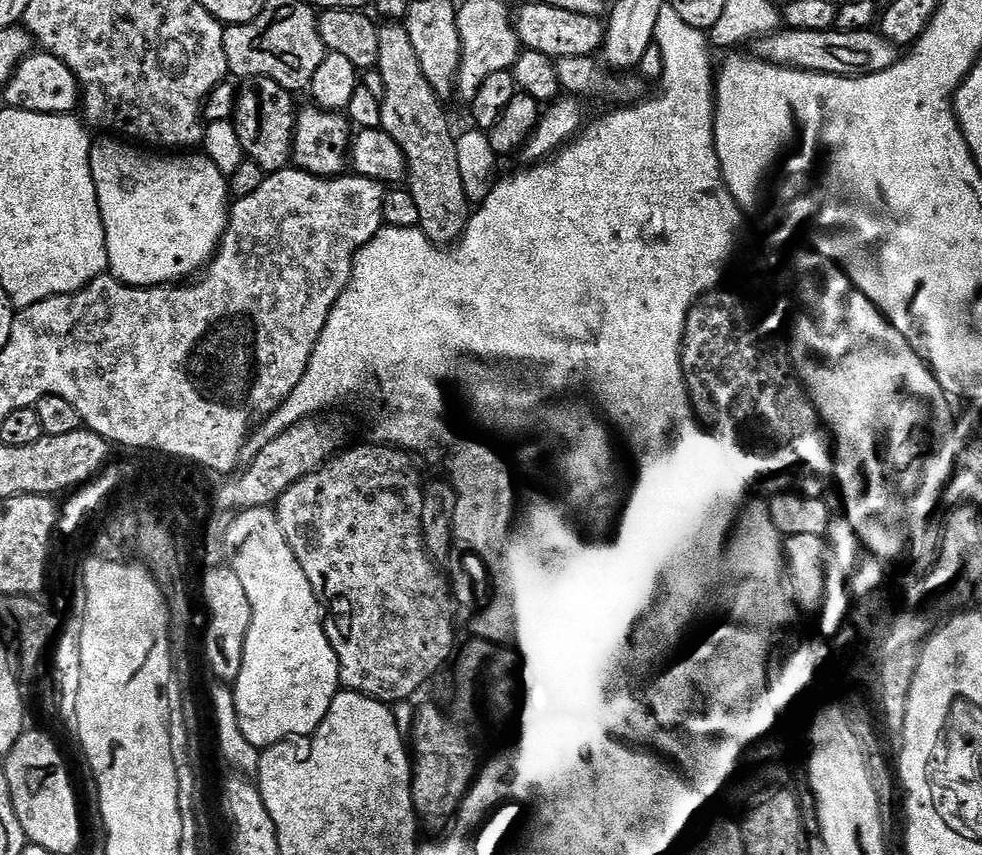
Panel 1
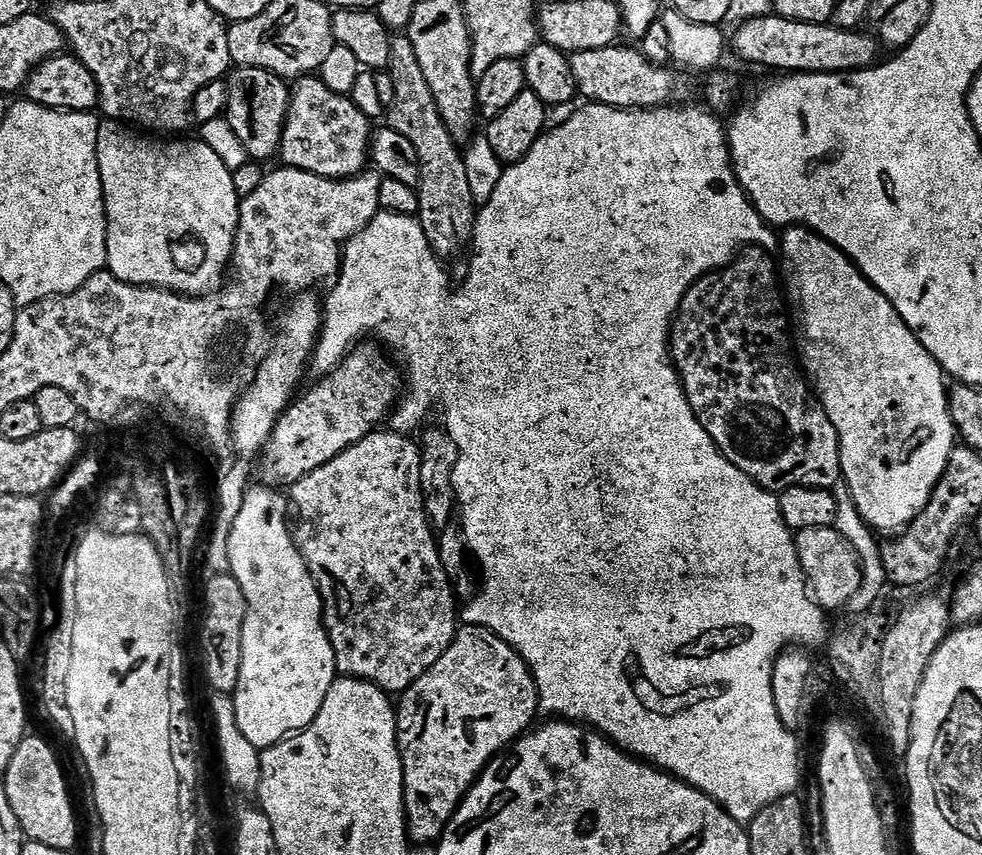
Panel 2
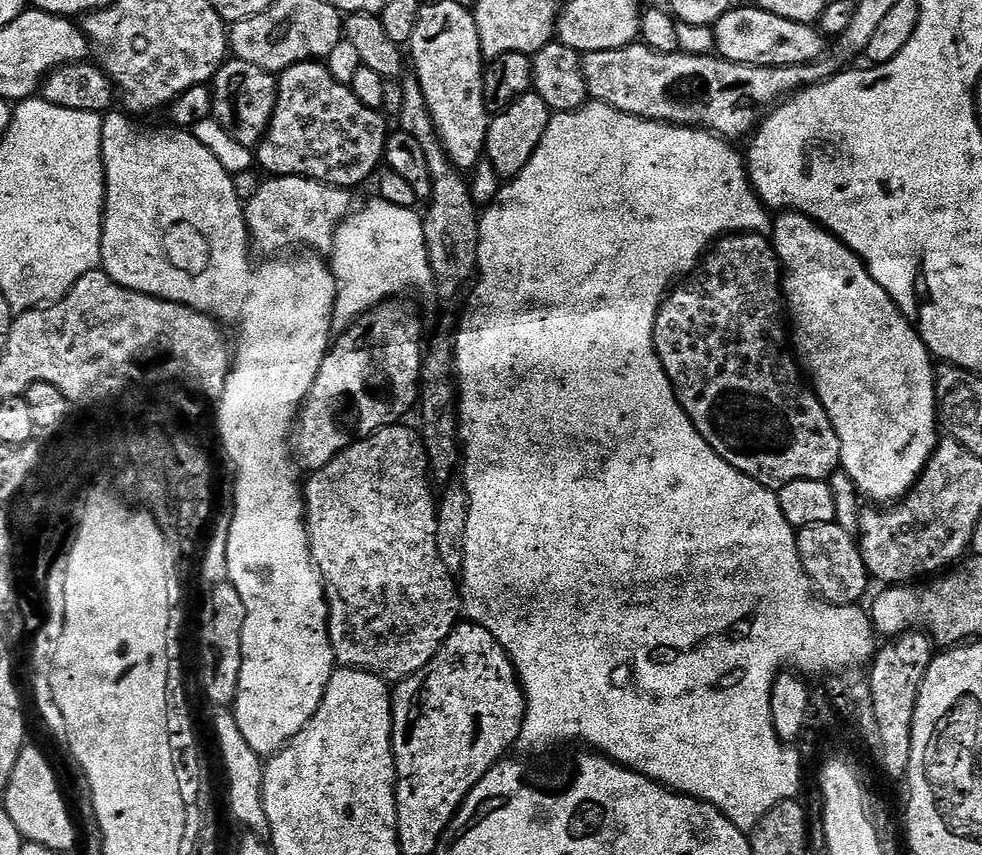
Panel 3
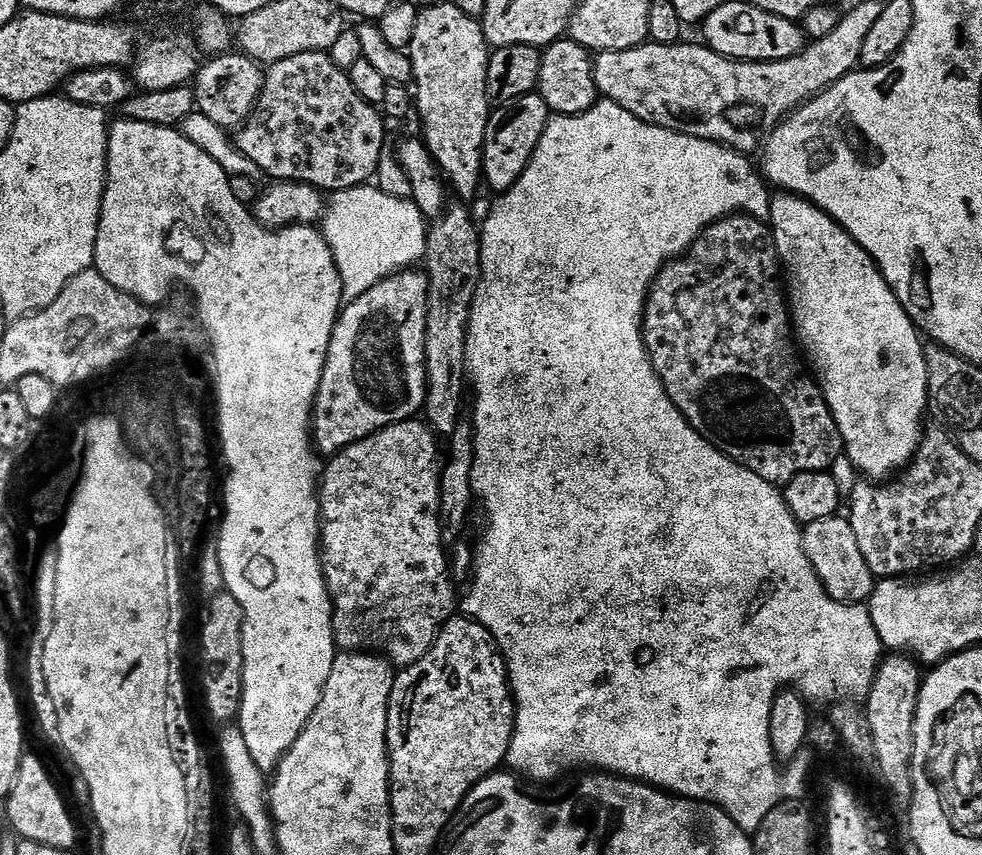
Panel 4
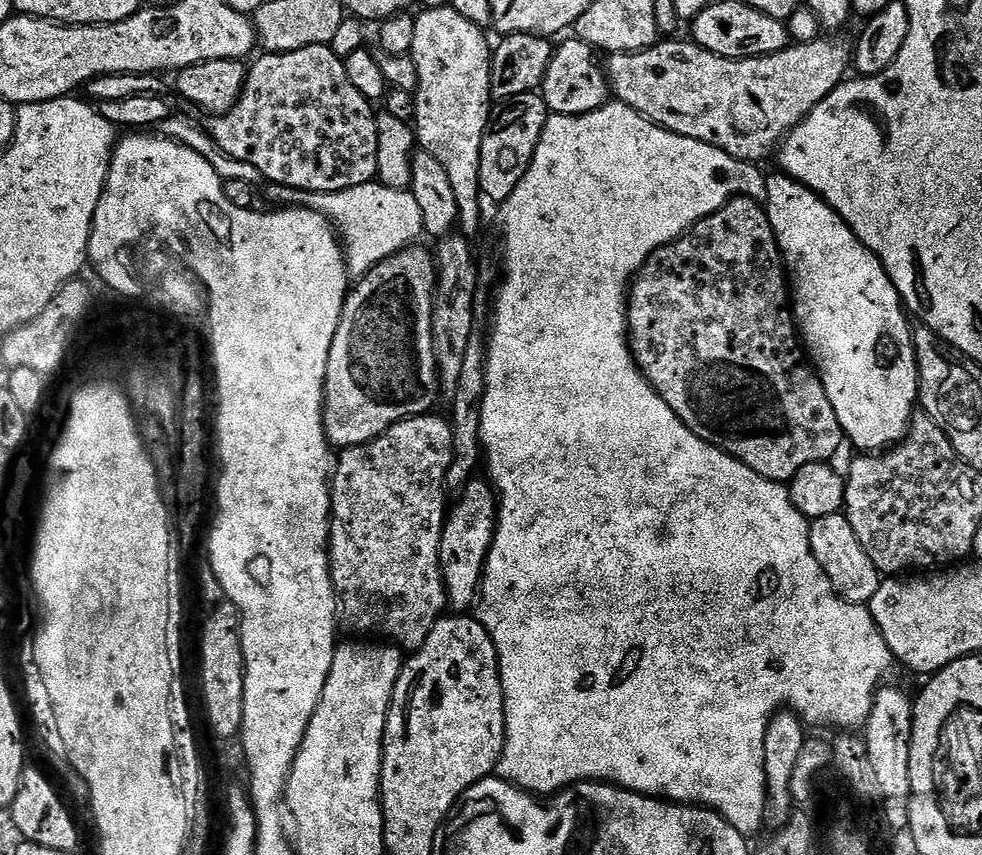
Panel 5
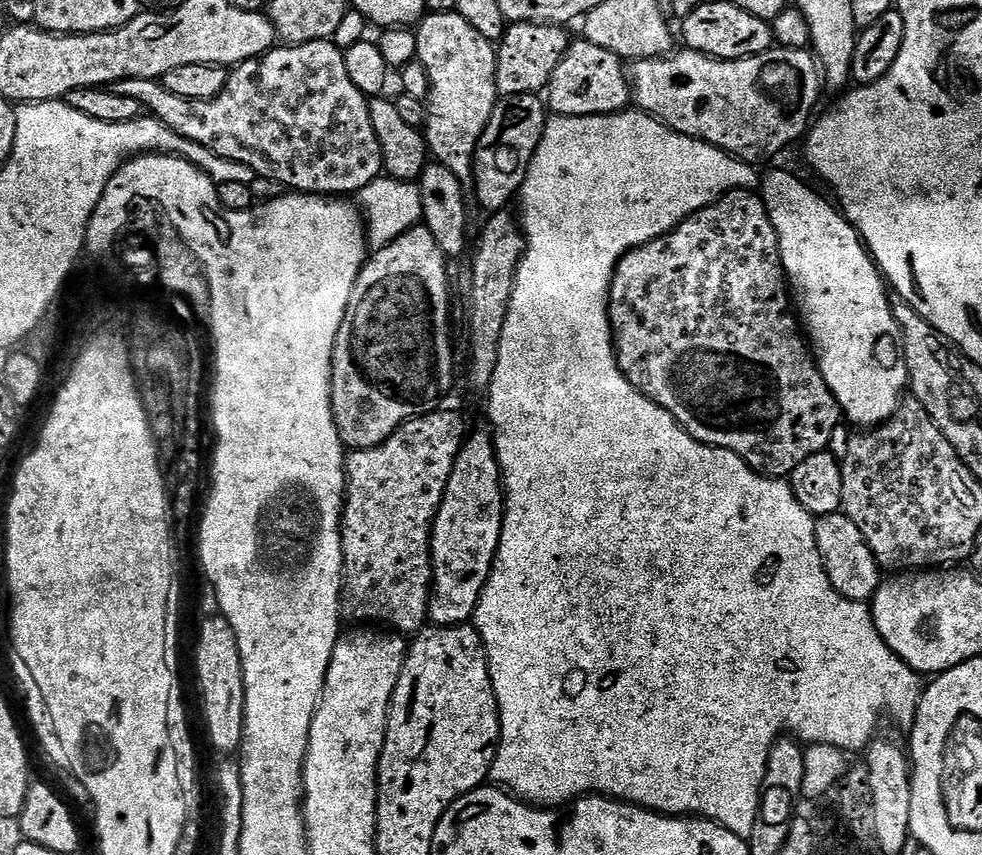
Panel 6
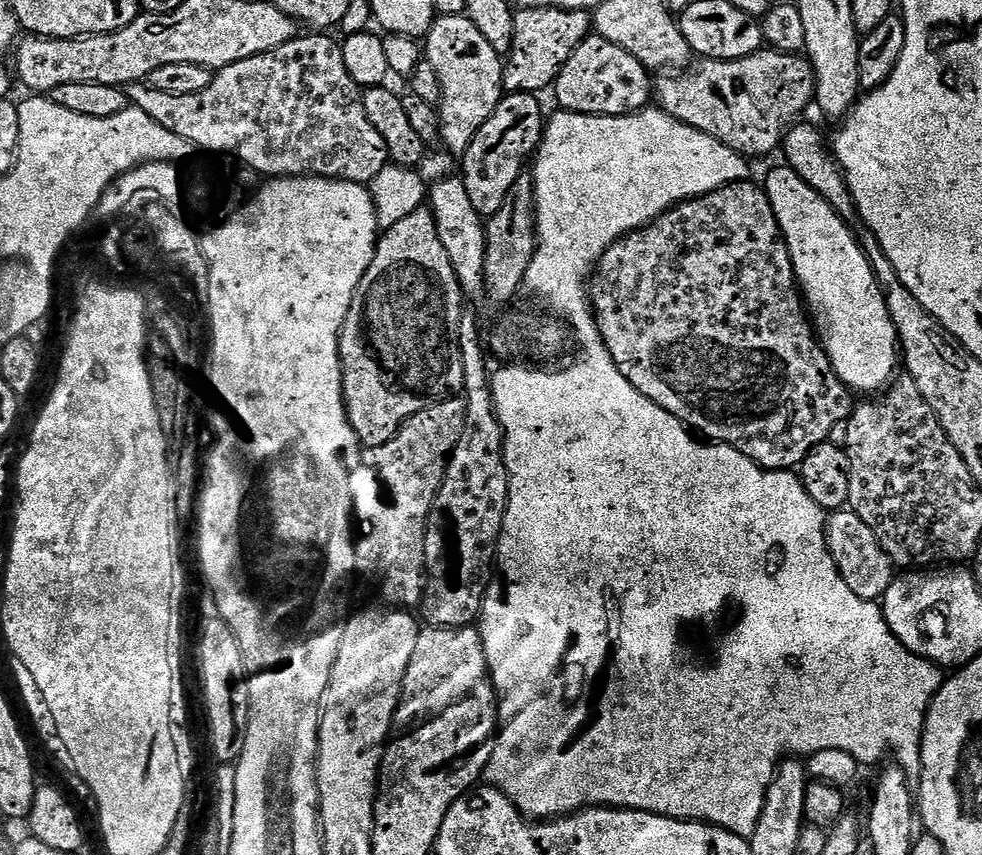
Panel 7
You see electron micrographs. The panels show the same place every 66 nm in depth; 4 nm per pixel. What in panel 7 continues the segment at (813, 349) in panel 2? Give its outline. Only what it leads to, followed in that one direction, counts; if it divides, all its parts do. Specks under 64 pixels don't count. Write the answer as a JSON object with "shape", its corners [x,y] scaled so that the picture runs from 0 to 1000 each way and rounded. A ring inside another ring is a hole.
{"shape":[[[795,194],[788,198],[776,212],[776,219],[784,232],[788,255],[792,260],[794,273],[798,275],[807,303],[811,330],[821,364],[835,401],[839,404],[839,412],[845,419],[847,432],[850,433],[856,449],[869,460],[895,460],[903,454],[913,439],[912,426],[914,430],[919,413],[916,396],[912,393],[912,382],[902,363],[902,353],[896,342],[896,331],[892,329],[888,309],[876,290],[873,273],[868,273],[864,268],[867,265],[849,247],[845,236],[841,236],[841,232],[833,227],[833,222],[821,218],[821,213],[817,213],[817,208],[813,208],[813,204],[807,196]]]}

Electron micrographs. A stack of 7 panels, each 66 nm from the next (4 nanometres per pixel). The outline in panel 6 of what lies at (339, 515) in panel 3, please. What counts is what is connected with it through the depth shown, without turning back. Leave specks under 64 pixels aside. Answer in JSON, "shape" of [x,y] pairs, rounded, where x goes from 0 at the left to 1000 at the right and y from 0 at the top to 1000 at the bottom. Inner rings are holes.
{"shape":[[[445,480],[433,487],[423,487],[420,491],[407,497],[393,517],[384,524],[368,524],[359,527],[352,538],[352,584],[350,587],[350,606],[346,614],[348,625],[348,648],[350,649],[350,687],[348,689],[348,716],[358,725],[376,725],[379,730],[392,730],[392,736],[402,737],[407,742],[423,742],[433,733],[438,725],[438,708],[442,702],[440,685],[440,612],[444,609],[444,598],[452,581],[458,554],[462,550],[462,540],[468,530],[468,520],[475,513],[473,491],[464,482]]]}

